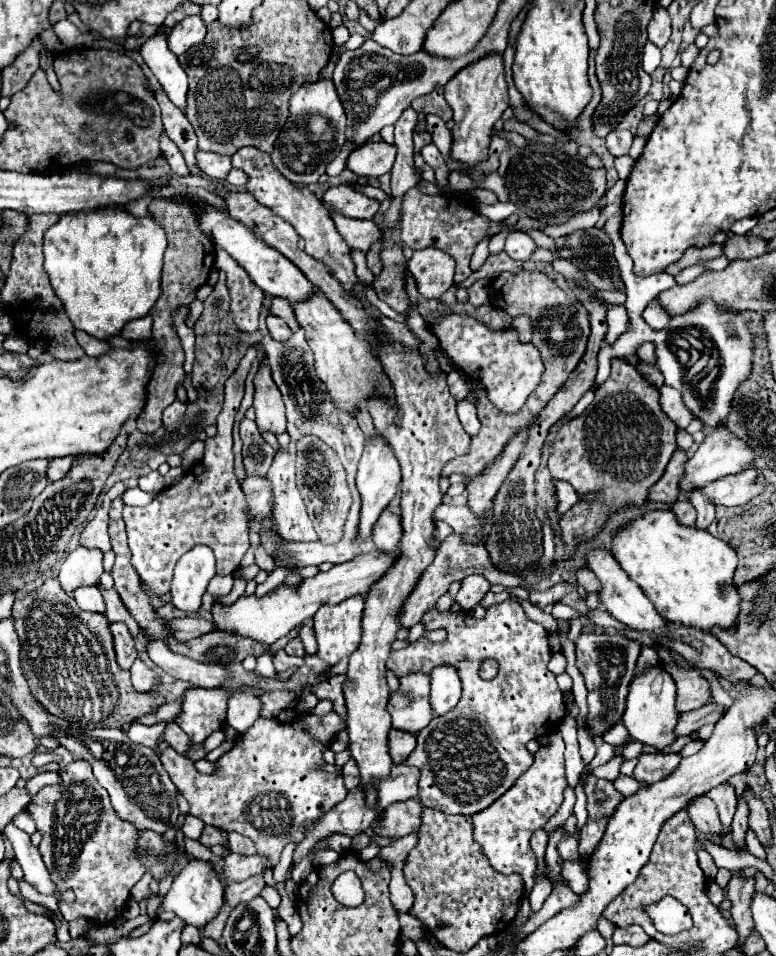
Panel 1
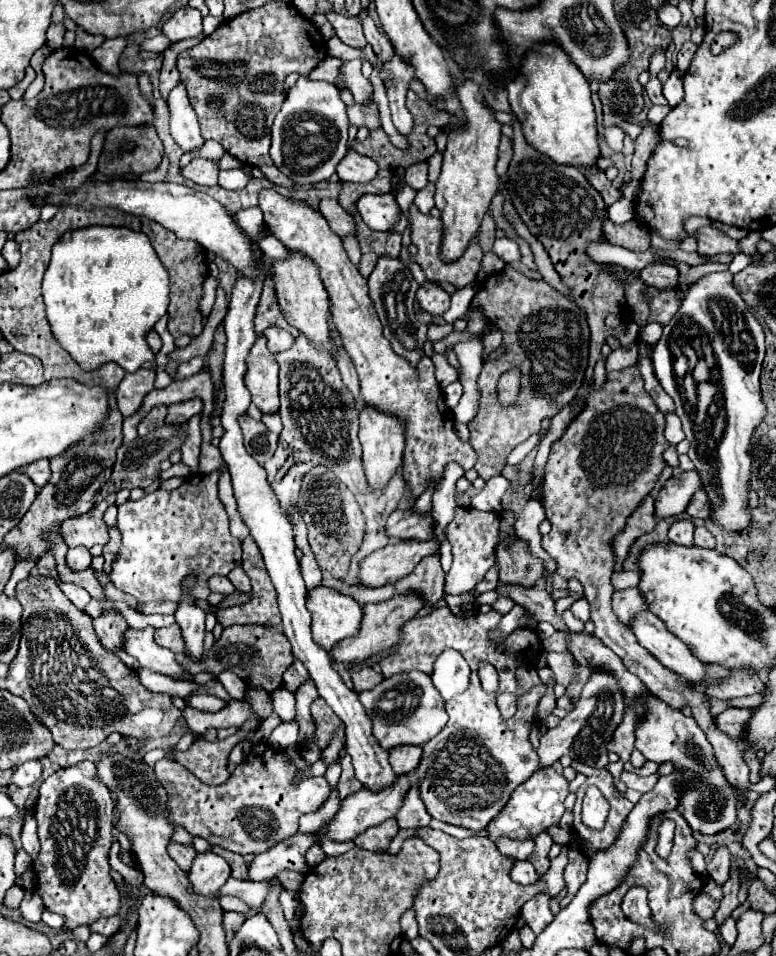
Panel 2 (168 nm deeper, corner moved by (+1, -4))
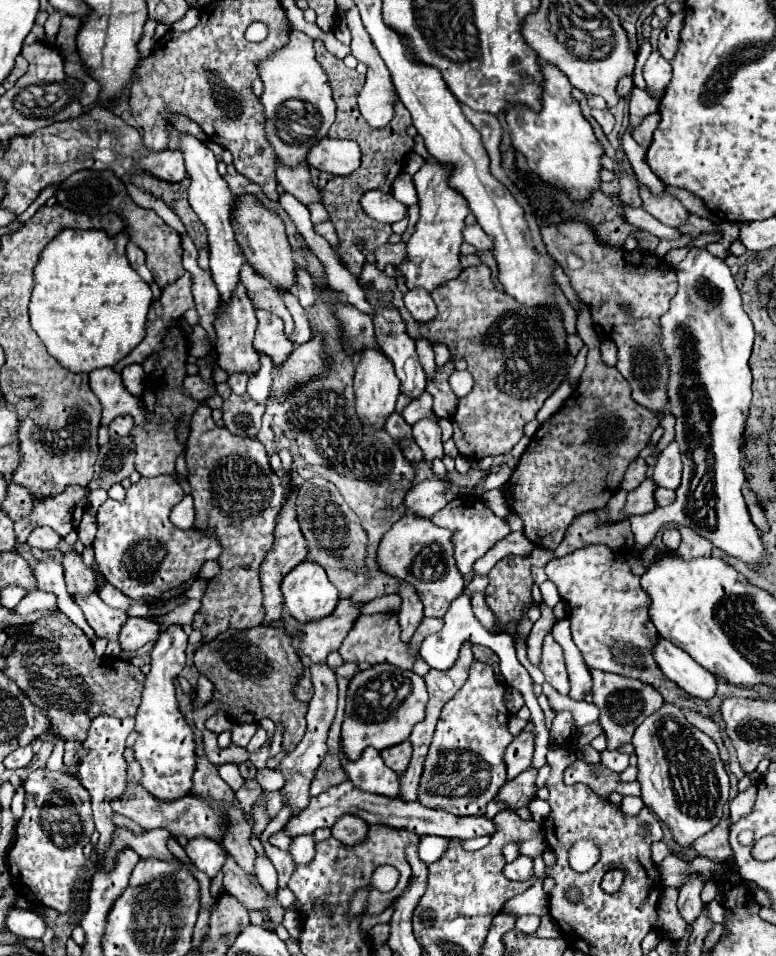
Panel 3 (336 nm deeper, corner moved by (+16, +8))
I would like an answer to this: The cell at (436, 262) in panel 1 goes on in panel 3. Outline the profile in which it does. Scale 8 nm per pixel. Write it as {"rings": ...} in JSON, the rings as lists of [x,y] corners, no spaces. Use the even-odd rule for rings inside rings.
{"rings":[[[414,288],[404,296],[404,304],[410,310],[412,318],[418,322],[428,322],[436,316],[434,300],[430,298],[430,292],[424,292],[424,288]]]}

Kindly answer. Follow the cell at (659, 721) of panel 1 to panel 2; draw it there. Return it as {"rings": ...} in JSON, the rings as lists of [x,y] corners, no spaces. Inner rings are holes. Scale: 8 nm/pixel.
{"rings":[[[659,698],[651,700],[651,712],[641,720],[637,728],[635,748],[651,762],[663,764],[673,762],[675,770],[689,770],[695,774],[691,784],[683,784],[677,810],[687,820],[693,832],[701,832],[703,836],[713,836],[727,830],[737,820],[737,800],[739,794],[735,786],[725,778],[717,758],[713,756],[713,748],[703,736],[703,730],[695,724],[691,716],[683,716],[679,710],[669,708]]]}

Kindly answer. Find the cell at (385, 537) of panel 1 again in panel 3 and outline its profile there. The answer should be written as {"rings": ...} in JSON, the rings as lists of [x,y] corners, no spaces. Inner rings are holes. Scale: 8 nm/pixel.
{"rings":[[[438,478],[424,480],[408,490],[408,496],[404,496],[404,506],[408,512],[420,516],[420,518],[430,518],[436,514],[444,504],[454,500],[460,494],[460,486],[452,486],[446,492],[446,484],[440,482]]]}

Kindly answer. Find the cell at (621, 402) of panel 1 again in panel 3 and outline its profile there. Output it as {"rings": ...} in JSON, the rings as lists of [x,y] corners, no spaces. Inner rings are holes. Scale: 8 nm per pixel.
{"rings":[[[580,301],[580,312],[577,316],[576,328],[580,338],[582,338],[582,340],[584,340],[584,344],[588,346],[586,368],[584,368],[584,372],[582,372],[582,376],[580,376],[580,382],[578,382],[578,386],[576,386],[576,390],[574,390],[572,398],[568,398],[568,400],[566,400],[566,404],[564,404],[564,406],[562,406],[562,408],[560,408],[560,410],[558,410],[558,412],[556,412],[548,422],[544,422],[544,424],[538,428],[538,432],[532,436],[530,446],[528,446],[528,448],[526,448],[526,452],[522,454],[522,458],[520,458],[518,466],[514,468],[514,472],[512,472],[510,480],[504,484],[504,496],[506,496],[506,502],[508,502],[510,510],[512,510],[512,512],[516,512],[516,514],[524,520],[524,534],[526,534],[526,538],[528,538],[534,546],[538,546],[538,544],[540,544],[542,548],[548,548],[548,550],[556,550],[556,548],[558,548],[558,544],[564,540],[564,534],[566,534],[568,526],[572,524],[572,520],[574,520],[576,516],[580,516],[580,514],[584,514],[584,512],[594,512],[596,508],[604,508],[604,506],[606,506],[606,502],[608,502],[608,500],[618,492],[620,482],[622,482],[622,478],[624,478],[624,472],[626,472],[628,464],[630,464],[632,460],[636,460],[636,458],[638,458],[638,454],[640,454],[640,450],[642,450],[642,448],[646,448],[646,446],[648,446],[648,442],[650,442],[650,436],[652,436],[654,428],[660,424],[660,422],[656,420],[656,416],[652,416],[652,412],[648,412],[648,408],[640,408],[640,404],[636,404],[636,400],[632,400],[632,388],[630,388],[630,384],[624,380],[624,376],[622,376],[614,366],[606,366],[606,364],[602,362],[602,358],[600,358],[600,340],[598,340],[598,336],[594,336],[592,325],[593,321],[591,319],[591,313]]]}

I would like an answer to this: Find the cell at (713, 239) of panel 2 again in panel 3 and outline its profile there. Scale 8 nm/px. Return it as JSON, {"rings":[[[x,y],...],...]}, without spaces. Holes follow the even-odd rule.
{"rings":[[[640,184],[640,198],[642,198],[642,208],[646,212],[650,212],[656,220],[660,220],[662,224],[680,228],[690,216],[688,210],[672,194],[664,194],[662,198],[654,198],[648,192],[648,188]]]}

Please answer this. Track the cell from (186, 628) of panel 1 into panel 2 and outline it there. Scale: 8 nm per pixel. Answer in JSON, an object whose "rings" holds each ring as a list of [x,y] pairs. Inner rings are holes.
{"rings":[[[177,624],[155,630],[155,642],[163,648],[169,648],[171,652],[183,652],[183,636]]]}

